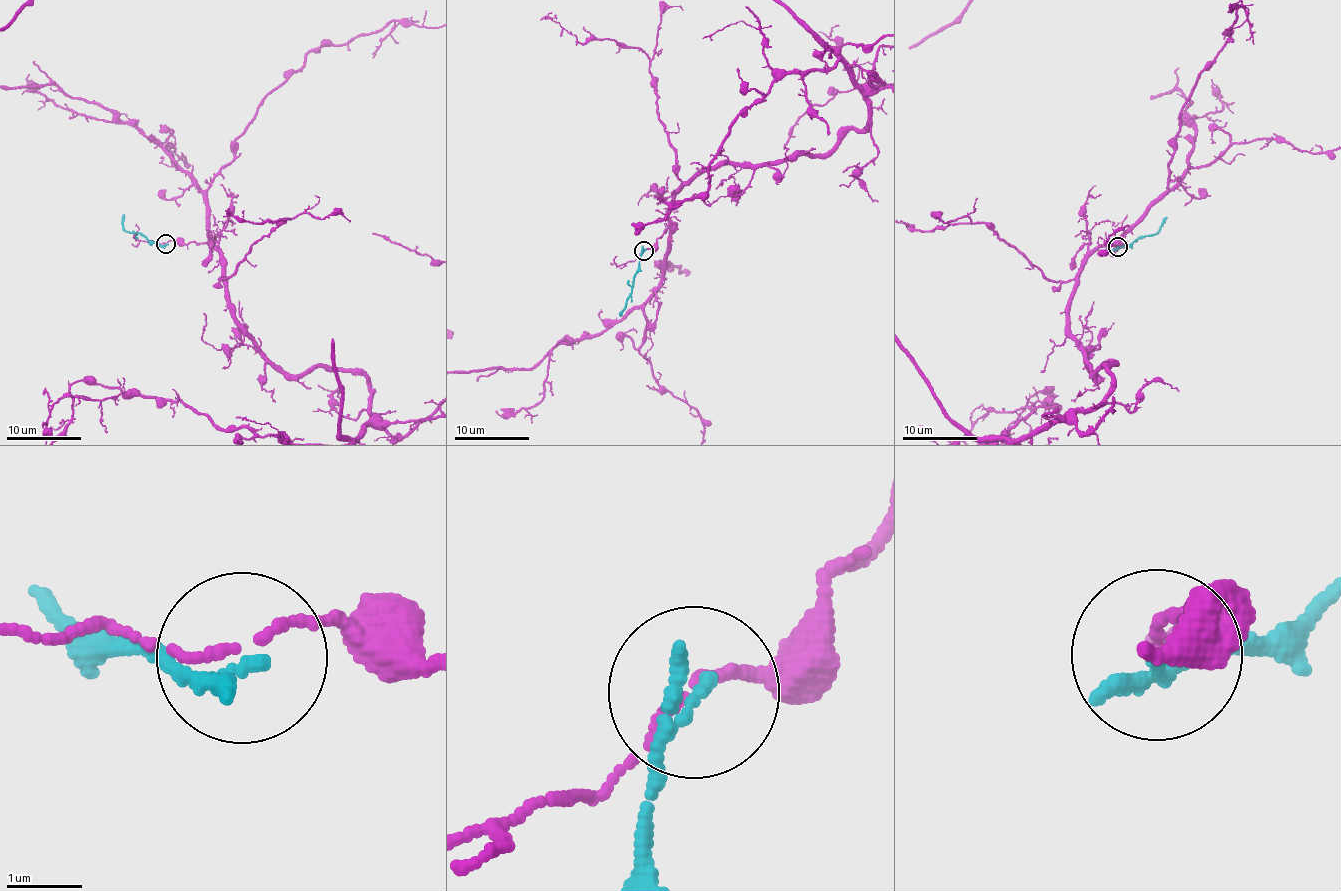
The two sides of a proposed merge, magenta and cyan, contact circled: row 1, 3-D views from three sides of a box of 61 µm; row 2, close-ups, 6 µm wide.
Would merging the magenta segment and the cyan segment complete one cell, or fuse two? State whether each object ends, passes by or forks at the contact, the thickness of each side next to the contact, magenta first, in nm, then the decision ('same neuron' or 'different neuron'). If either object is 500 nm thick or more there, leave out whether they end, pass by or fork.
magenta passes by; cyan passes by; calibres 90 and 130 nm; different neuron

